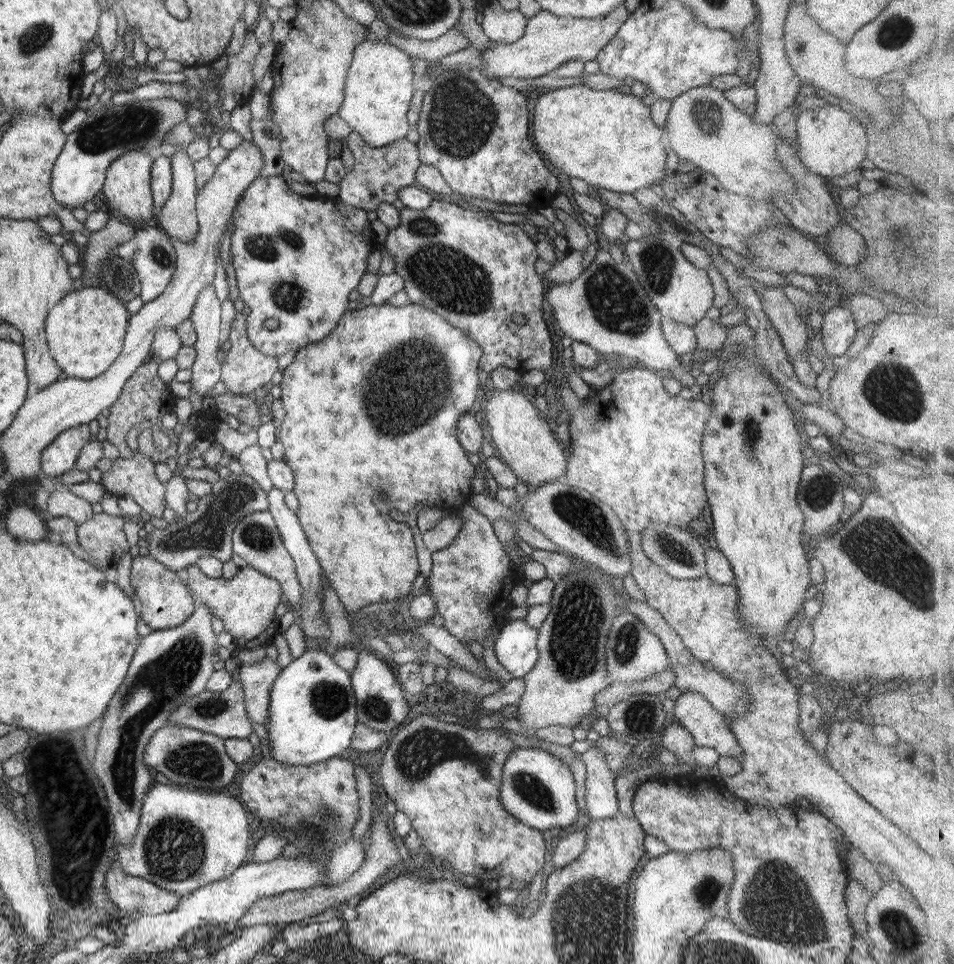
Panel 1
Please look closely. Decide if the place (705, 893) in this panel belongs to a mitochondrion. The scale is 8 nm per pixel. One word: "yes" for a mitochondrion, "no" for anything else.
yes

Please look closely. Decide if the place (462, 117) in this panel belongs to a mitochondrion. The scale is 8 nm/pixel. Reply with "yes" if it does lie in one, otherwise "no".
yes

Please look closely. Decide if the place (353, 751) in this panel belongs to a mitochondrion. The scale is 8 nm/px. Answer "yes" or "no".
no

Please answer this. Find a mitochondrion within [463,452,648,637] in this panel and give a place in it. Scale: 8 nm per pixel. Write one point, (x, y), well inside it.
(585, 517)

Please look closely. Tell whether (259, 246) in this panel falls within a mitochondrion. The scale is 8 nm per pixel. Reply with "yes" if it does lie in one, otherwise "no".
yes

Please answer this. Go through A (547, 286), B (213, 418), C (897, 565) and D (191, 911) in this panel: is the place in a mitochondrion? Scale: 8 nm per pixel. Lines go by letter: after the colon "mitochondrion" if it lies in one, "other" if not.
A: other
B: other
C: mitochondrion
D: other

